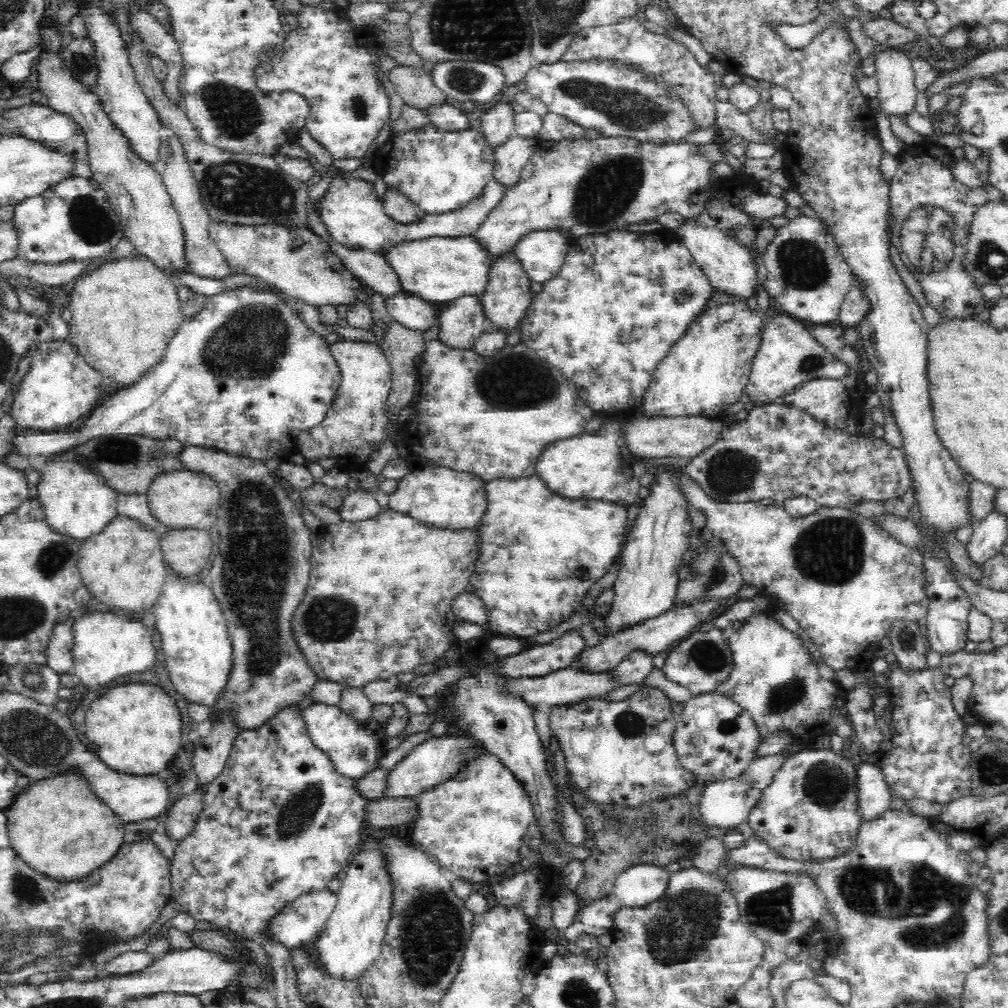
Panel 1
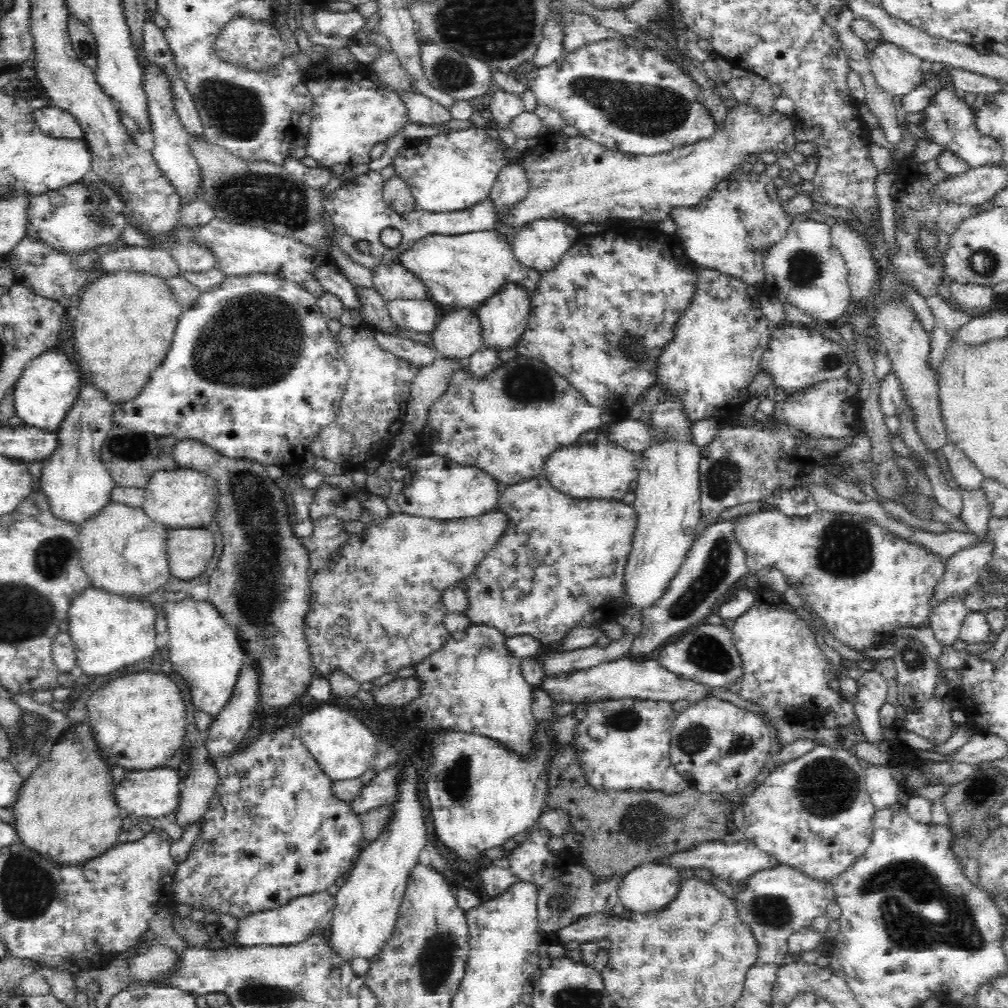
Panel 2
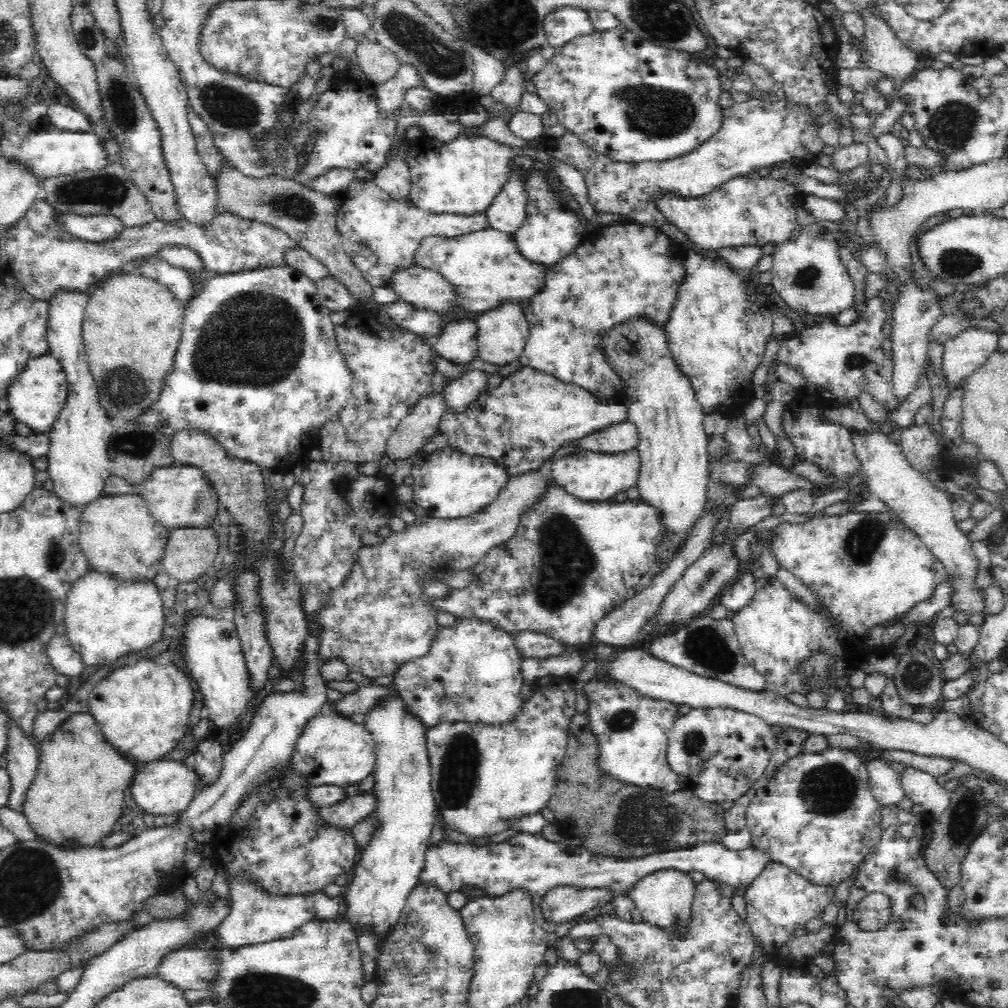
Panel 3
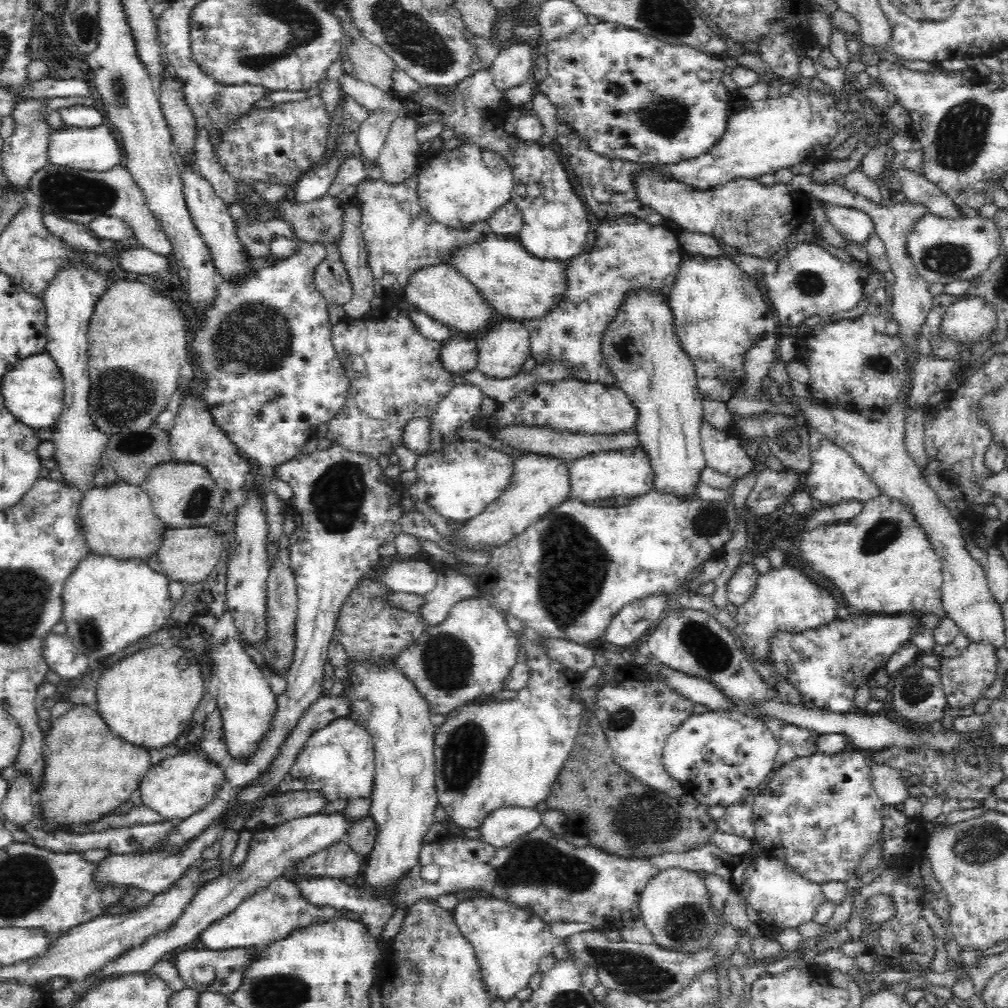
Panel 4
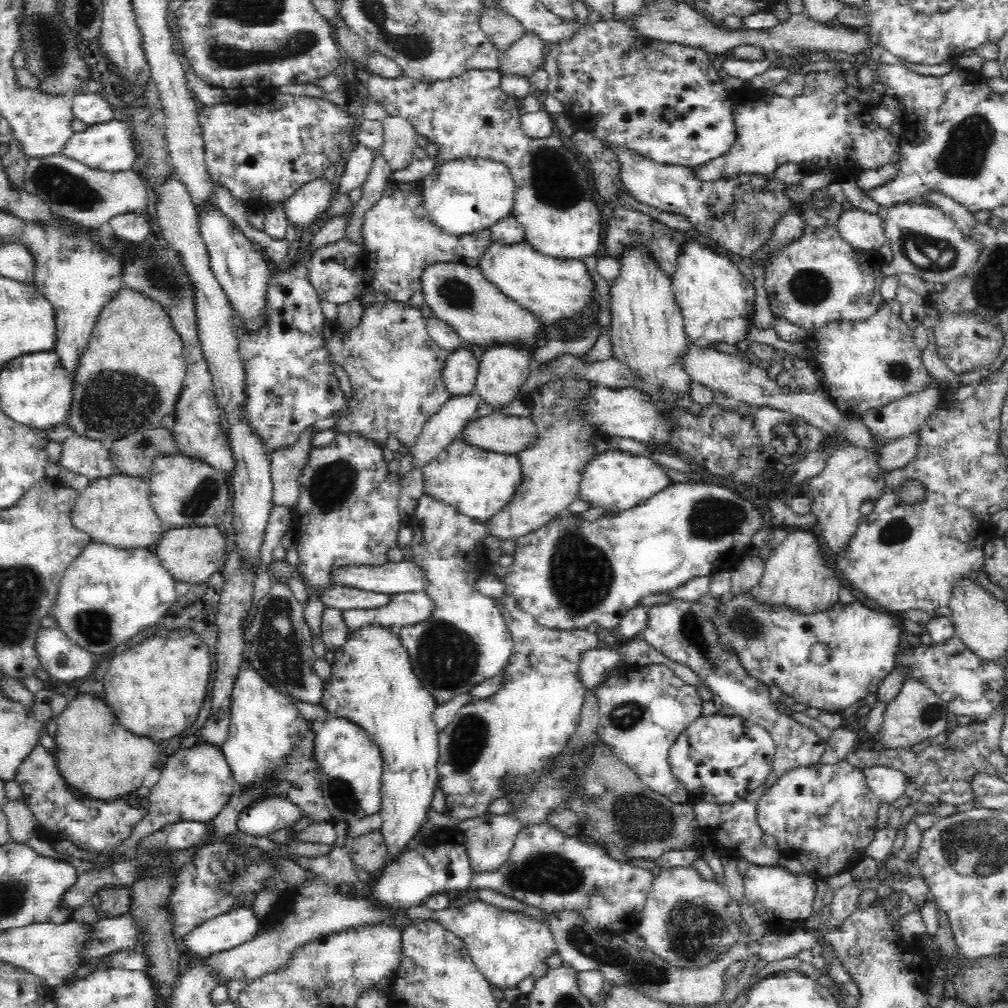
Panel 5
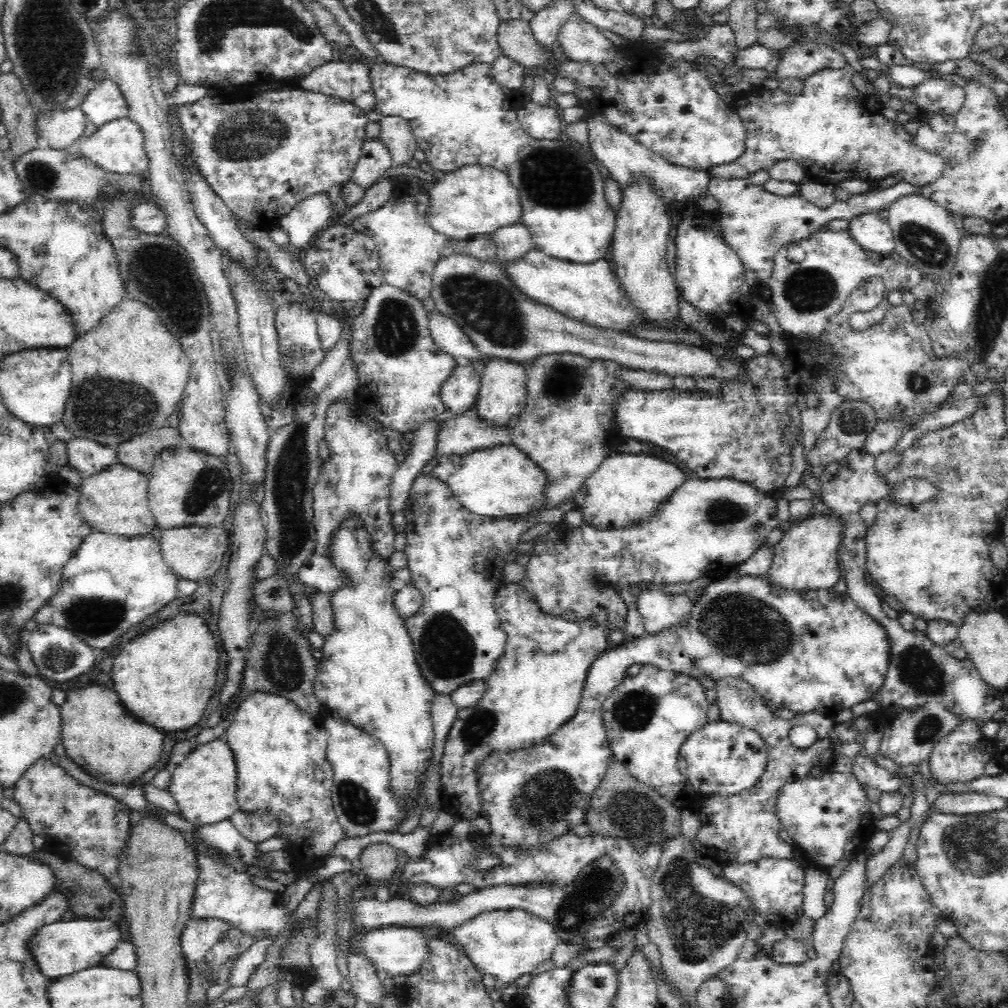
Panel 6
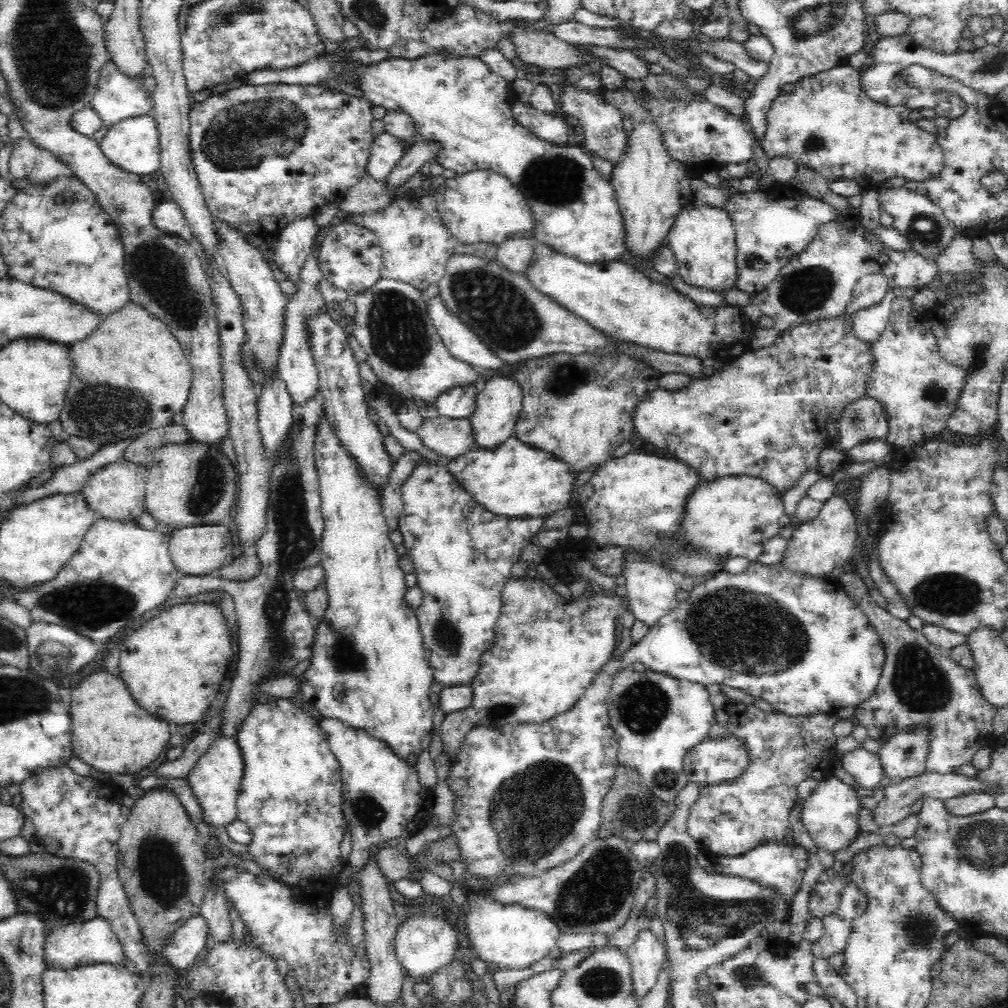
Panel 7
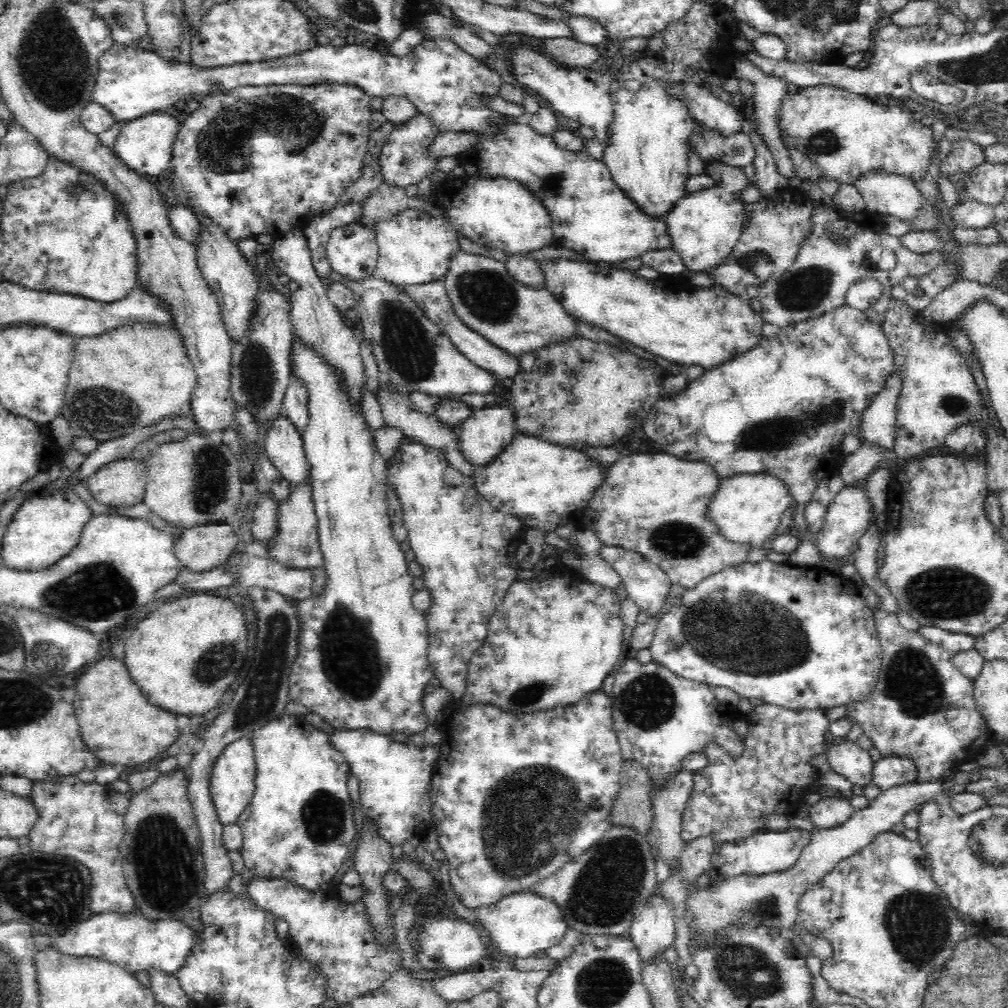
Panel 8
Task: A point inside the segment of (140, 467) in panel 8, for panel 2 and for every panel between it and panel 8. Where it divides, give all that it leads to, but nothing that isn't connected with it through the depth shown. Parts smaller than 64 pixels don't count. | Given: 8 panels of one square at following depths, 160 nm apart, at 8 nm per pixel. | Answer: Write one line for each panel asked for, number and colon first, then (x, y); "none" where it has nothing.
2: (123, 552)
3: (117, 536)
4: (116, 520)
5: (115, 511)
6: (115, 502)
7: (115, 492)

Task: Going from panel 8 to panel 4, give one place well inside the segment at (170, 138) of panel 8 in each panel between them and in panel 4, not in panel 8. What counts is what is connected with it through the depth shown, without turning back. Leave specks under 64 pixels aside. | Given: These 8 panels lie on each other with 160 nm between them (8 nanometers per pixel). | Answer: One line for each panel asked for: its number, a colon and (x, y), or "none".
4: (95, 149)
5: (108, 146)
6: (117, 147)
7: (132, 144)

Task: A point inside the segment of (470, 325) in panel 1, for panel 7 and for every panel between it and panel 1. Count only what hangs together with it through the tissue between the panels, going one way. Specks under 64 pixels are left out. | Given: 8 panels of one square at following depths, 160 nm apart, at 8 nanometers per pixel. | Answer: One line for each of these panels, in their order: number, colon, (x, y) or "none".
2: (459, 334)
3: (457, 341)
4: (458, 354)
5: (460, 370)
6: (459, 391)
7: (459, 402)

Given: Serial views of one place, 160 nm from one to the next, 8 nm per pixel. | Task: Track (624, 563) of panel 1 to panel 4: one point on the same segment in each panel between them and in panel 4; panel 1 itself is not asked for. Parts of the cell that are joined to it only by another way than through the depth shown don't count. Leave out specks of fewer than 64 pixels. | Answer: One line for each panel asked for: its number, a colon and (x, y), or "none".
2: (668, 510)
3: (672, 445)
4: (641, 349)

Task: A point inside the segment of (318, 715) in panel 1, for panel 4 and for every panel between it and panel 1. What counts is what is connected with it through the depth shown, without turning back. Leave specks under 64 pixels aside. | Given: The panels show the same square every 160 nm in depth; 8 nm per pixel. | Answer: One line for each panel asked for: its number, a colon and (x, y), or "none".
2: (345, 748)
3: (332, 750)
4: (338, 760)

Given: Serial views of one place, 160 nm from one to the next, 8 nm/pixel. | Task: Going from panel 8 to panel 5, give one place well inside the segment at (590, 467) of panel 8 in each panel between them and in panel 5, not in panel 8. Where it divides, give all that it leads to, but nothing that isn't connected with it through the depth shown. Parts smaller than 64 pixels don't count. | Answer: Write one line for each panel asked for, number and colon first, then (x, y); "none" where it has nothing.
5: (477, 483)
6: (497, 482)
7: (512, 480)

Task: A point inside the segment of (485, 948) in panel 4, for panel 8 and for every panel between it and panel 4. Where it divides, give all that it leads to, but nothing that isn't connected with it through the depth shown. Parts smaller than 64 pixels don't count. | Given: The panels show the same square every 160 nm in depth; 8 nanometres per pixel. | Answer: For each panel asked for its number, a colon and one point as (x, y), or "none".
5: (505, 945)
6: (505, 944)
7: (506, 937)
8: (519, 925)

